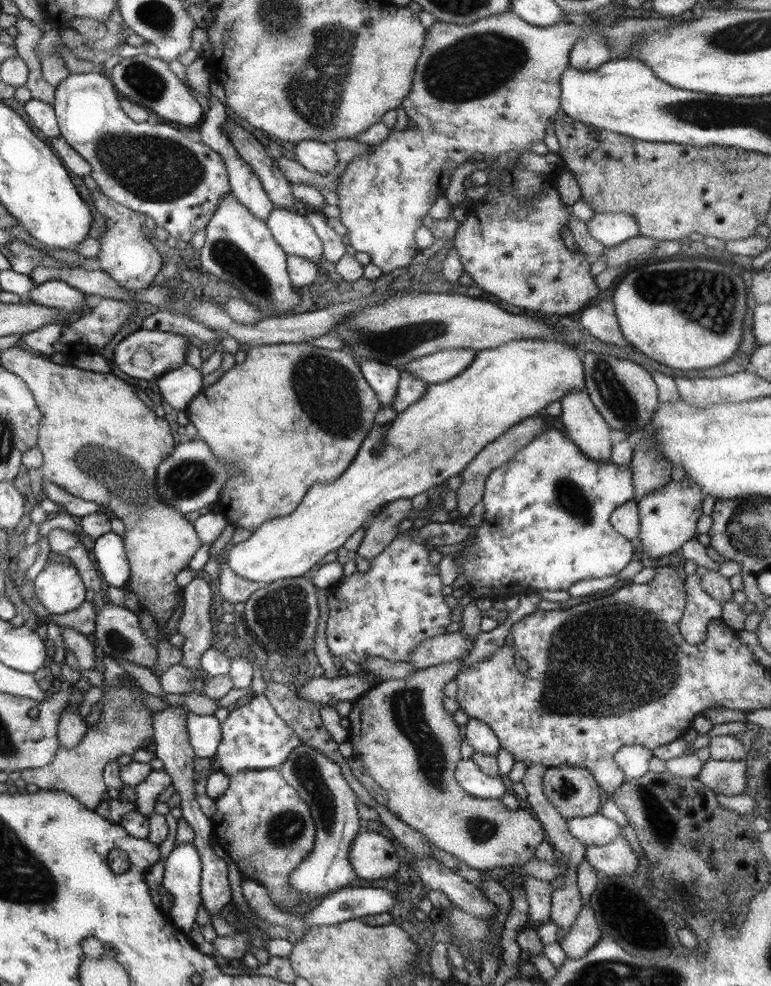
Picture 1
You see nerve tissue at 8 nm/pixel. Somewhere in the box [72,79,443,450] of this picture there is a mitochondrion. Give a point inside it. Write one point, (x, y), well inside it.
(152, 168)

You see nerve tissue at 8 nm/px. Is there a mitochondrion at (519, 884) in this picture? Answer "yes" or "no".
no

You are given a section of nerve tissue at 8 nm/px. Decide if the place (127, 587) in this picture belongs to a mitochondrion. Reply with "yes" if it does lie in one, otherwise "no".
no

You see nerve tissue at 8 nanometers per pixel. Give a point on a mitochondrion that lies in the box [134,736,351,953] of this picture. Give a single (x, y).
(307, 773)

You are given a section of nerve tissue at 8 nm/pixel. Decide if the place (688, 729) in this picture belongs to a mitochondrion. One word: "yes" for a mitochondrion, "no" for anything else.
no

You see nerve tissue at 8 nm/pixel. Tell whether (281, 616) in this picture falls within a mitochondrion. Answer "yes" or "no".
yes

